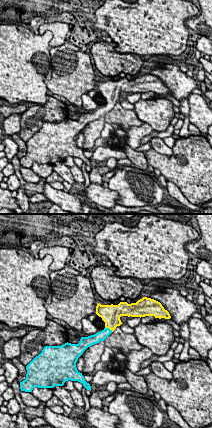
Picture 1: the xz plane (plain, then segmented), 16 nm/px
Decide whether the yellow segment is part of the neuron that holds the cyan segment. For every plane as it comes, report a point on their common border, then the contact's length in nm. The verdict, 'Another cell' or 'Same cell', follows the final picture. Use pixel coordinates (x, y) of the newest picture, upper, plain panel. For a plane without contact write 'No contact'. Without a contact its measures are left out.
Touches cyan at (108, 104). Shared border 140 nm

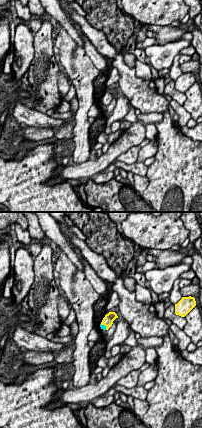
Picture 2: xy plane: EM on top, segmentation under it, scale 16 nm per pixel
Touches cyan at (104, 101). Shared border 140 nm

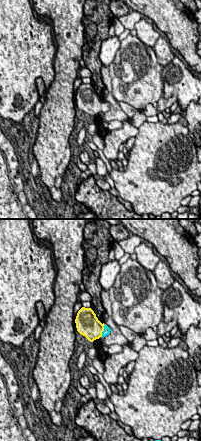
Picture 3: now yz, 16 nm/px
Touches cyan at (104, 106). Shared border 220 nm

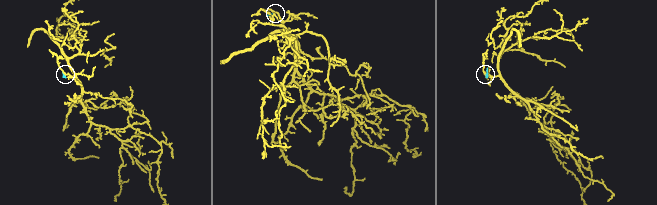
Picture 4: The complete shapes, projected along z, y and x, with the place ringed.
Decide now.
Same cell

